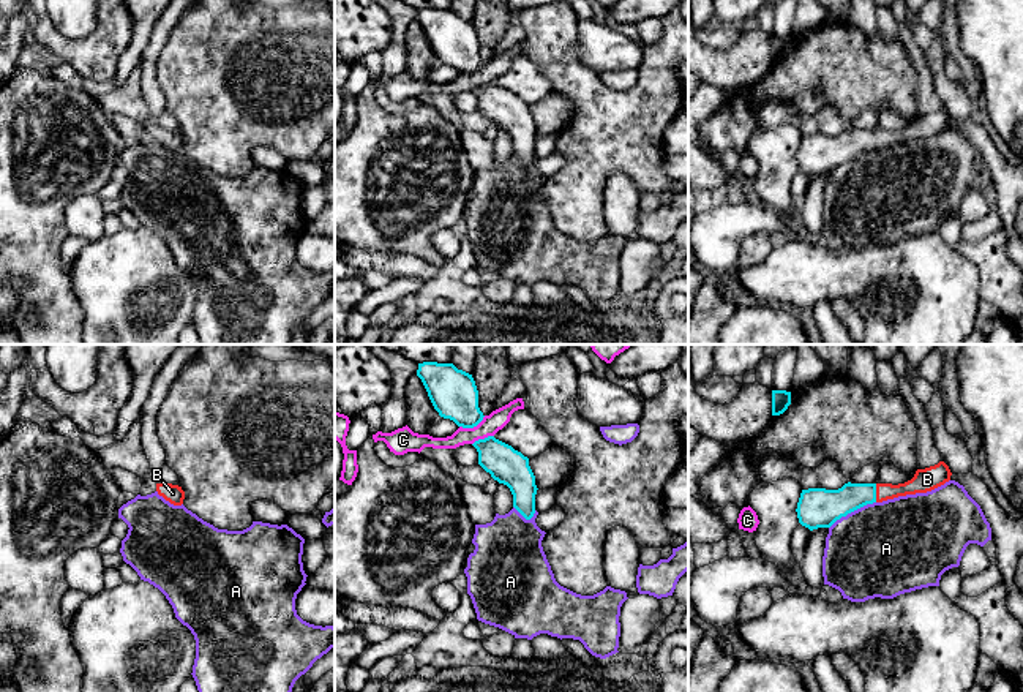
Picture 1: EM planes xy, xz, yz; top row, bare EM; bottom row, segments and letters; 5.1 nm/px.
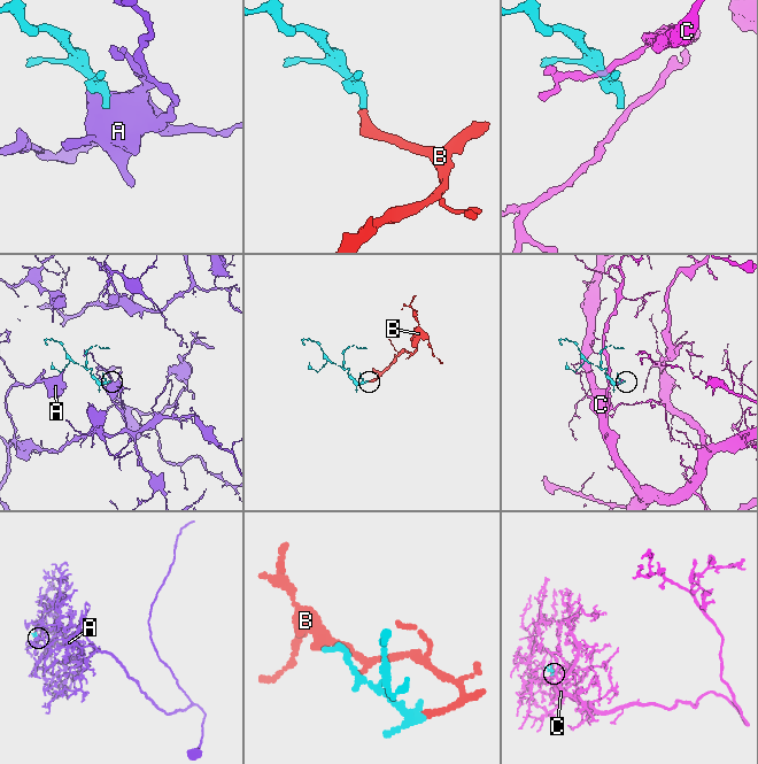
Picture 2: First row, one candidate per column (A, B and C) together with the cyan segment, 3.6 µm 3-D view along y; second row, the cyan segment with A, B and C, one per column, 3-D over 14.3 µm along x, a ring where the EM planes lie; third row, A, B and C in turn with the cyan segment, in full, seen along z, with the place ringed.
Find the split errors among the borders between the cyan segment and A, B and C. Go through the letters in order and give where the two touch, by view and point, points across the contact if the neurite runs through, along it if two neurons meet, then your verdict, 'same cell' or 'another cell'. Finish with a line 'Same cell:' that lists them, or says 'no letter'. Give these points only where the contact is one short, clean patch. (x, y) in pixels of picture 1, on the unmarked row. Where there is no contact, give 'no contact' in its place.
A: meets cyan in yz at (851, 157); another cell
B: meets cyan in yz at (875, 139); same cell
C: meets cyan in xz at (472, 73); border along xz (485, 62), (472, 73), (460, 73); another cell
Same cell: B

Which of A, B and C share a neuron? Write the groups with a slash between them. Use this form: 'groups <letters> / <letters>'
groups A / B / C

